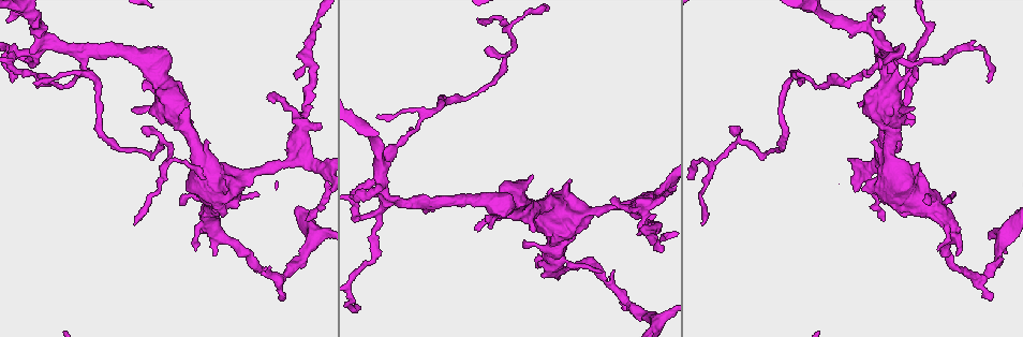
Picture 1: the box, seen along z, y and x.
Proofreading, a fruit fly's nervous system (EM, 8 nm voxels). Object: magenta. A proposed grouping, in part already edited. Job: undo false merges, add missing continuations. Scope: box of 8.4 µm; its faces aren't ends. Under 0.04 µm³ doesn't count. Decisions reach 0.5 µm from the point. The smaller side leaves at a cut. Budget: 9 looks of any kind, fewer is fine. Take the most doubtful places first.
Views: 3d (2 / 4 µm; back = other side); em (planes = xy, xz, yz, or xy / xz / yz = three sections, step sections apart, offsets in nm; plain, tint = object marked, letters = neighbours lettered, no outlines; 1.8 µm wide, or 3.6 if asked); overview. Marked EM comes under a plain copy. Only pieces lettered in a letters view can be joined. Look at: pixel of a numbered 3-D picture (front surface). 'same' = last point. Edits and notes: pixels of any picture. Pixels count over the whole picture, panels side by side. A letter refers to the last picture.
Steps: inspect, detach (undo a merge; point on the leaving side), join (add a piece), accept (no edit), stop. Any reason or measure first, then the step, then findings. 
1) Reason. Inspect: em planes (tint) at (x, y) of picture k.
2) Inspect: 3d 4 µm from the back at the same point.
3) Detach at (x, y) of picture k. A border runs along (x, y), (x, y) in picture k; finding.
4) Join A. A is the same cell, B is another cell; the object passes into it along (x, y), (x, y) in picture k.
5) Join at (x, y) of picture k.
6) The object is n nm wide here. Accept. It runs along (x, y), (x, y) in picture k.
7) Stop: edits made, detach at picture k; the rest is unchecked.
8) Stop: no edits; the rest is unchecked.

Thick turns thin. Inspect: 3d 4 µm at (301, 121) of picture 1.

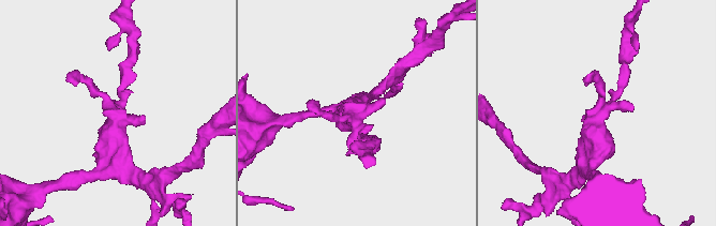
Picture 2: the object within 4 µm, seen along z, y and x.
Need the tissue. Inspect: em planes (letters) at (608, 109) of picture 2.

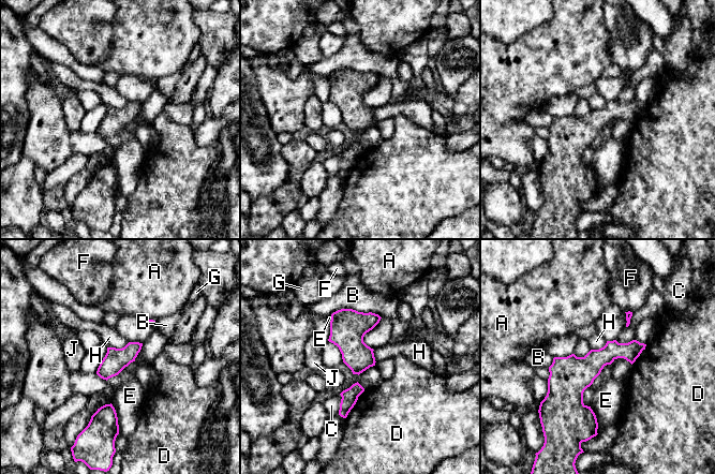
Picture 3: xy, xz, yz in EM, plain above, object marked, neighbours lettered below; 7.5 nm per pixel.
Accept. A, B, C, D, E, F, G, H and J are other cells; a border runs along (129, 342), (121, 347), (107, 347) in picture 3; continuous, no second cell.

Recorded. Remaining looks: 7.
Tapers out. Inspect: 3d 2 µm at (145, 127) of picture 1.

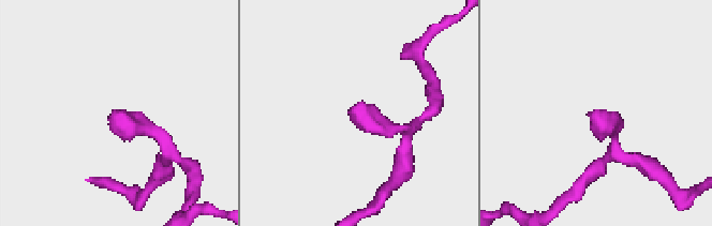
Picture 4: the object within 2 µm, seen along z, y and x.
Now the EM. Inspect: em planes (letters) at (121, 110) of picture 4.

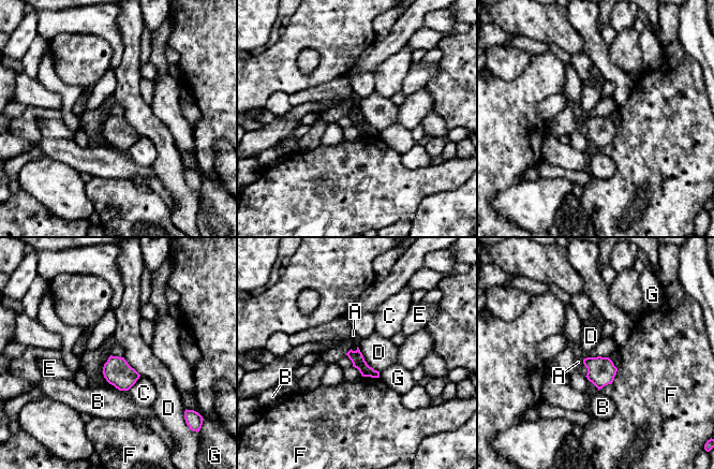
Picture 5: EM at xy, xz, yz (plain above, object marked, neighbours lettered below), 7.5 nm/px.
The object is 100 nm wide here. Accept. A, B, C, D, E, F and G are other cells; a border runs along (357, 346), (363, 360), (372, 368) in picture 5; none of them fits.

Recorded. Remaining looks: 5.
Branch stops here. Inspect: em 3.6 µm planes (letters) at (865, 190) of picture 1.

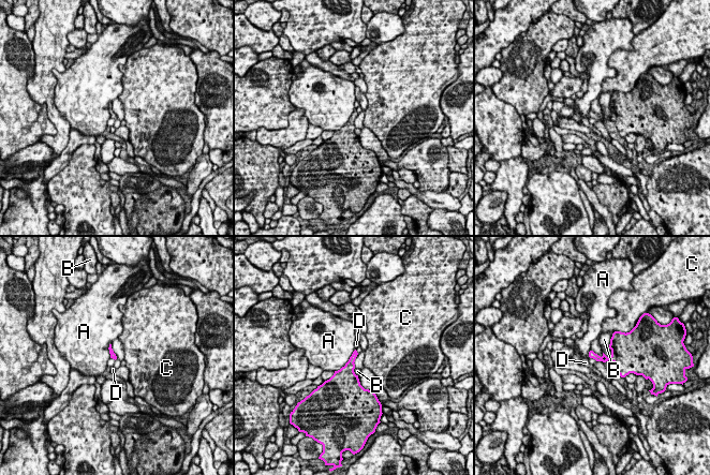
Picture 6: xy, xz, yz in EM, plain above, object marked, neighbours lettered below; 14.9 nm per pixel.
The longest contact is with A, 460 nm. Accept. A, B, C and D are other cells; none of them fits.

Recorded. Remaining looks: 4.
Calibre changes. Inspect: 3d 4 µm from the back at (552, 253) of picture 1.

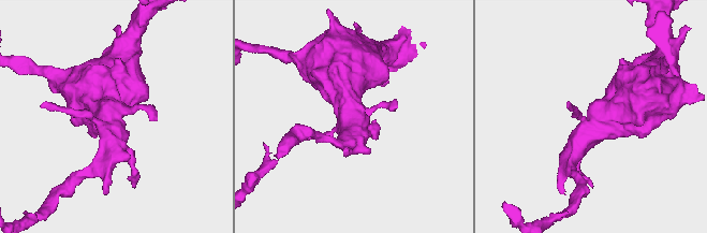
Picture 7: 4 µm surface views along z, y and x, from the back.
Now the EM. Inspect: em 3.6 µm xz step 4 (tint) at (352, 121) of picture 7.

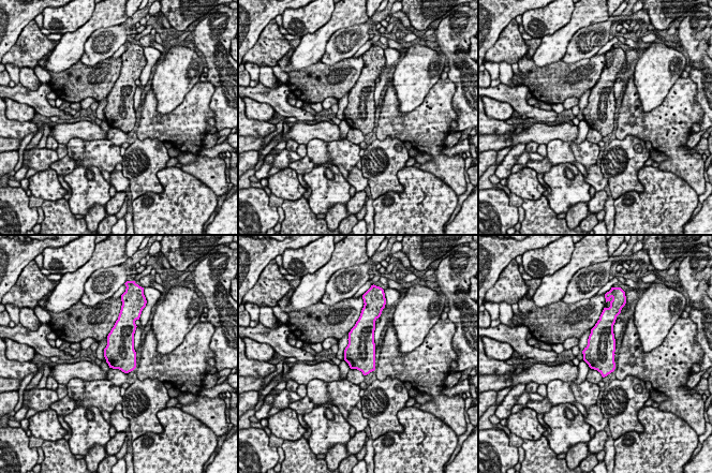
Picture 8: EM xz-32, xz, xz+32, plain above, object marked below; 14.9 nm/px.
Cut it another way. Inspect: em 3.6 µm yz step 8 (letters) at the same point.

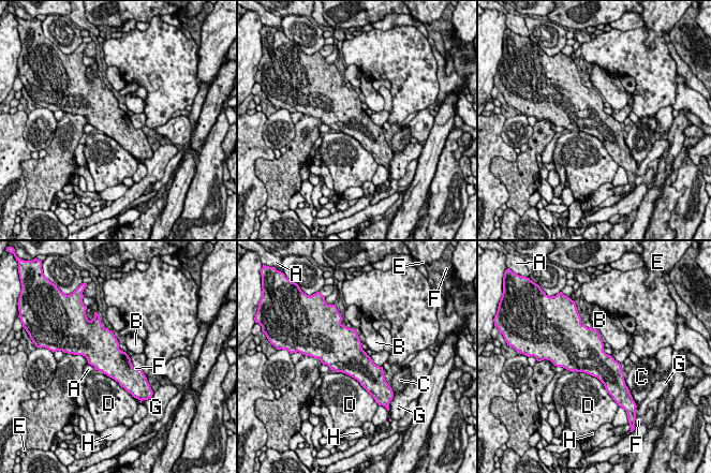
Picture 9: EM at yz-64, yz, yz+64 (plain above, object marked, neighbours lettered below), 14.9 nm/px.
The object is 460 nm wide here; the longest contact is with D, 700 nm. Accept. A, B, C, D, E, F, G and H are other cells; continuous, no second cell.

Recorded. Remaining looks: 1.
Stop: no edits; the rest is unchecked.

